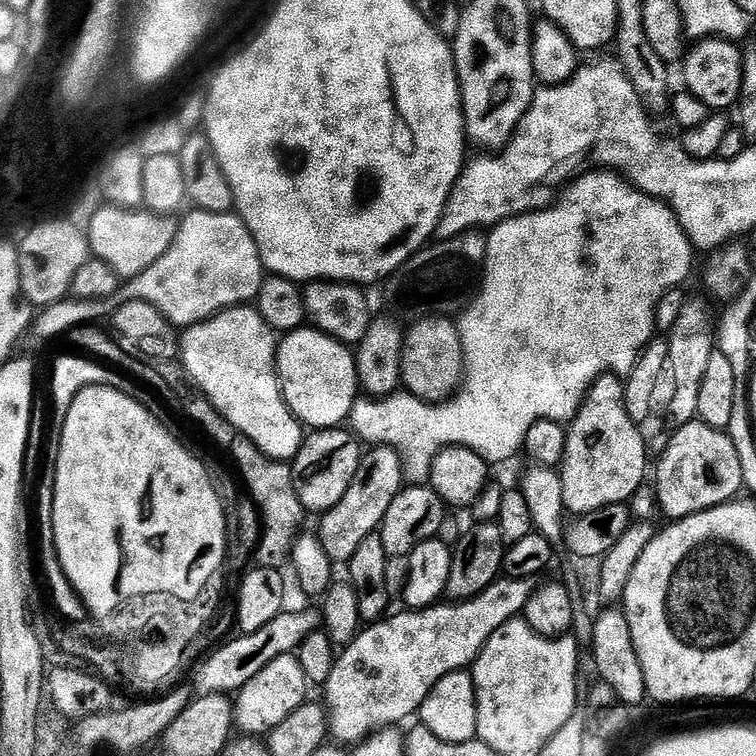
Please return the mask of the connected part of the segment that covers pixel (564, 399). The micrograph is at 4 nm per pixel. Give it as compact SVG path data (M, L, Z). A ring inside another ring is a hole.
M591 170L585 176L577 175L575 179L567 185L566 191L568 193L561 195L559 199L555 201L551 206L547 208L540 209L539 212L525 212L523 216L512 216L508 220L502 221L500 224L495 225L487 233L486 243L484 245L484 270L482 273L482 279L480 282L480 291L475 300L464 309L462 315L458 320L458 327L460 330L460 337L462 338L462 350L464 351L464 379L463 383L468 384L468 392L465 390L460 390L455 393L454 398L449 398L438 404L430 404L425 401L419 400L418 397L413 396L411 392L407 390L397 391L395 394L390 396L385 396L380 399L376 398L360 398L357 399L356 403L352 405L352 414L350 417L351 427L354 429L355 435L359 437L361 441L367 442L369 445L384 445L389 448L394 449L397 454L402 457L404 462L404 475L406 477L407 483L412 486L424 486L429 483L430 473L432 471L432 460L445 448L451 448L453 446L457 448L469 448L474 450L474 454L483 456L485 461L489 465L495 466L495 464L500 464L503 460L511 461L517 451L518 453L523 449L524 446L524 435L526 430L530 430L530 426L535 420L558 420L561 422L571 421L572 417L575 416L577 408L580 407L581 399L586 391L586 389L591 385L592 381L596 379L597 376L601 374L627 374L632 371L632 367L639 360L641 352L648 347L648 341L653 339L654 333L657 331L656 326L656 307L658 302L662 297L667 294L672 288L680 288L683 285L683 280L687 278L692 272L692 255L694 255L693 249L688 243L688 236L682 230L682 226L676 221L676 214L668 207L667 204L662 200L655 200L652 196L647 196L645 192L639 192L637 188L633 188L627 180L621 178L619 175L611 174L606 170Z

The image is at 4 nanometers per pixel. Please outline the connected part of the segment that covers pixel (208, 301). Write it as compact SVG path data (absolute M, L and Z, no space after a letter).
M199 210L189 213L184 221L179 221L170 250L166 250L150 270L127 281L122 288L124 300L148 300L165 292L168 304L161 303L159 309L174 326L191 326L211 320L218 310L255 301L266 275L258 246L239 216L232 212Z

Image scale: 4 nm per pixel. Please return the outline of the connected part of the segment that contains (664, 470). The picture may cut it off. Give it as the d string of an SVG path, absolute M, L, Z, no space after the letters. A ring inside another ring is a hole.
M695 418L672 432L660 465L655 465L655 503L664 511L669 521L685 520L699 512L710 512L714 506L737 499L744 488L742 462L738 462L738 450L727 431L711 428ZM720 476L720 480L718 479Z

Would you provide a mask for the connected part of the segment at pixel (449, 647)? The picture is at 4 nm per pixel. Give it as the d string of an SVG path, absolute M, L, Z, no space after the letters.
M522 576L497 578L468 600L440 602L431 608L419 610L403 610L397 616L389 615L369 623L341 651L344 653L335 657L330 678L322 686L328 736L336 739L333 741L337 745L355 746L382 728L399 725L399 720L404 720L407 716L415 717L439 680L446 678L446 674L465 671L475 664L476 657L491 636L506 622L517 619L523 613L526 602L530 602L534 591L531 583L533 584L531 579Z

